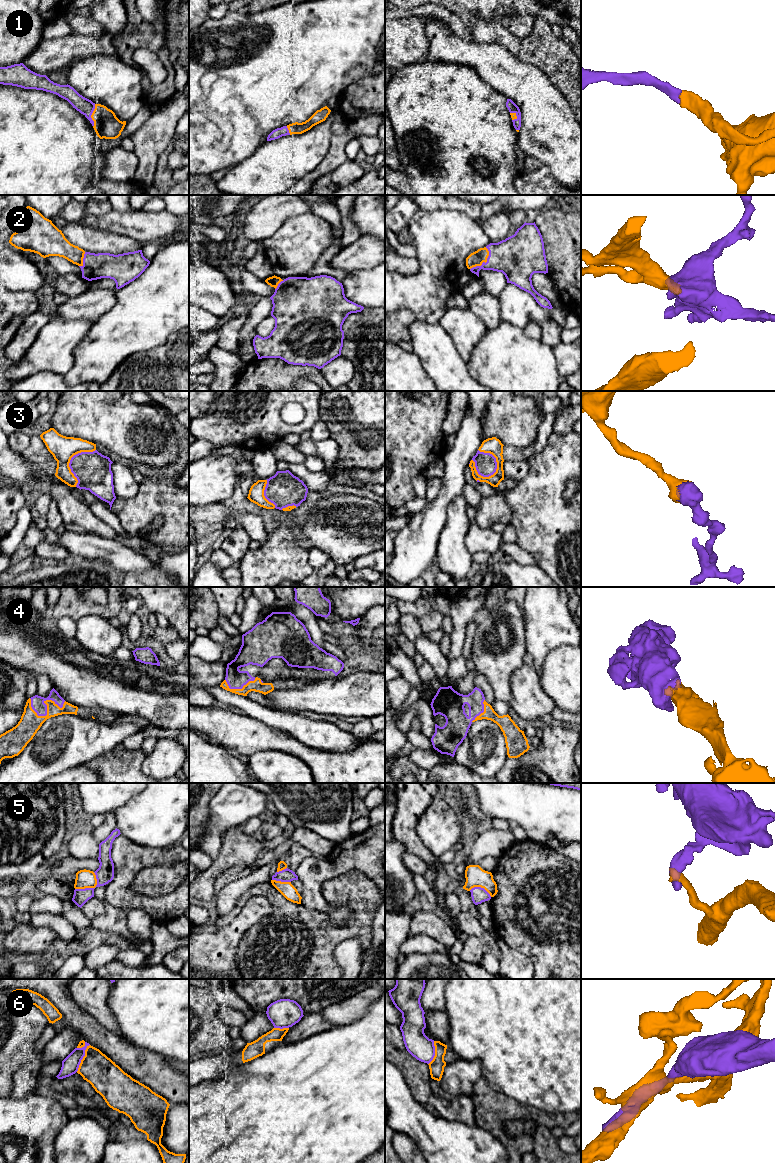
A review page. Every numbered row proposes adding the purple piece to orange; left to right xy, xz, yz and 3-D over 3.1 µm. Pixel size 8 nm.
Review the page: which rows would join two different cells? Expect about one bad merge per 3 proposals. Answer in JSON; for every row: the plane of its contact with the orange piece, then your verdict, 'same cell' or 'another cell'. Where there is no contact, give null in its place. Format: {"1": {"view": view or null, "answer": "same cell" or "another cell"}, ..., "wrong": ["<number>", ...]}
{"1": {"view": "xy", "answer": "same cell"}, "2": {"view": "yz", "answer": "same cell"}, "3": {"view": "yz", "answer": "same cell"}, "4": {"view": "xy", "answer": "same cell"}, "5": {"view": "xy", "answer": "another cell"}, "6": {"view": "xy", "answer": "another cell"}, "wrong": ["5", "6"]}

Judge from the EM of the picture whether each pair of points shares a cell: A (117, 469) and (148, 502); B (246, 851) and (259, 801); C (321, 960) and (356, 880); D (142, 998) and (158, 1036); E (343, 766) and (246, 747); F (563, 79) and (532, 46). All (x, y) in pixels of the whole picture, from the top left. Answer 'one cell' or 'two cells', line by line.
A: two cells
B: two cells
C: one cell
D: one cell
E: one cell
F: one cell

